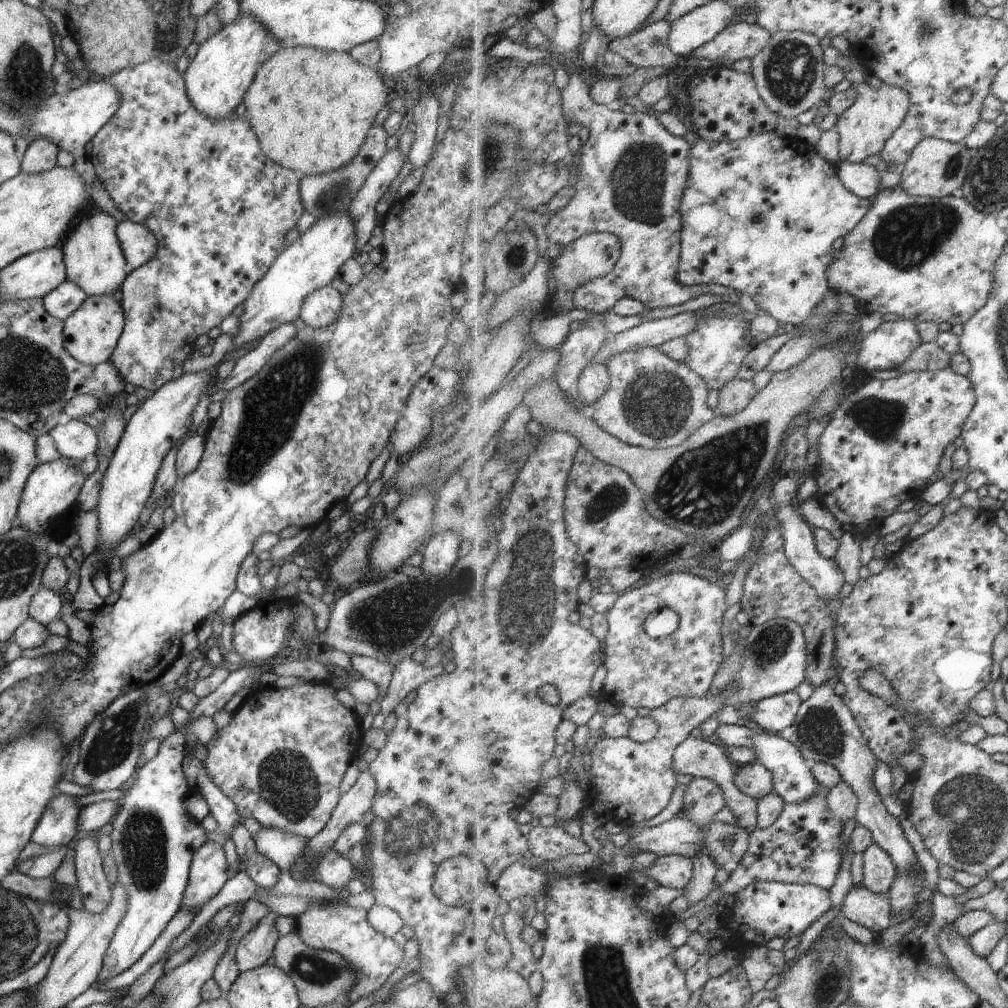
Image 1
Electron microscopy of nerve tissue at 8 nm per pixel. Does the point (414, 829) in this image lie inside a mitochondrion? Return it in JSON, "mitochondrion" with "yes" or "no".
{"mitochondrion":"yes"}

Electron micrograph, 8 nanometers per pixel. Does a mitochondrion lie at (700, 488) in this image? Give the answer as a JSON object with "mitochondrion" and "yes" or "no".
{"mitochondrion":"yes"}

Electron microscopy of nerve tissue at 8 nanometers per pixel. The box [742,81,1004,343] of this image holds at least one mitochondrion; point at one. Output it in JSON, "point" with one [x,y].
{"point":[910,234]}

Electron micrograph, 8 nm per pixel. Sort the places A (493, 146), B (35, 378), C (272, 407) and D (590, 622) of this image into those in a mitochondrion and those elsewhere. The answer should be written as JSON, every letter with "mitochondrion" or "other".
{"A":"mitochondrion","B":"mitochondrion","C":"mitochondrion","D":"other"}

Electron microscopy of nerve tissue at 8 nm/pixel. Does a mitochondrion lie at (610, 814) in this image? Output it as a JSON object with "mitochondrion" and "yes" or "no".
{"mitochondrion":"no"}

